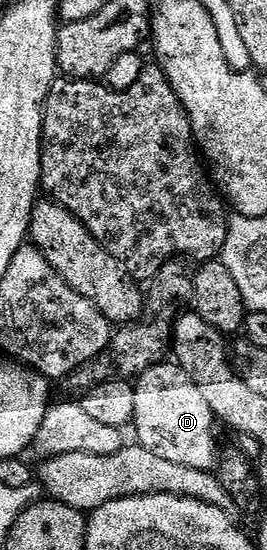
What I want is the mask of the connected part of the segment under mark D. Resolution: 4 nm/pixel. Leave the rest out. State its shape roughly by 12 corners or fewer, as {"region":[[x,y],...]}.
{"region":[[175,361],[134,385],[135,441],[215,471],[218,419]]}

